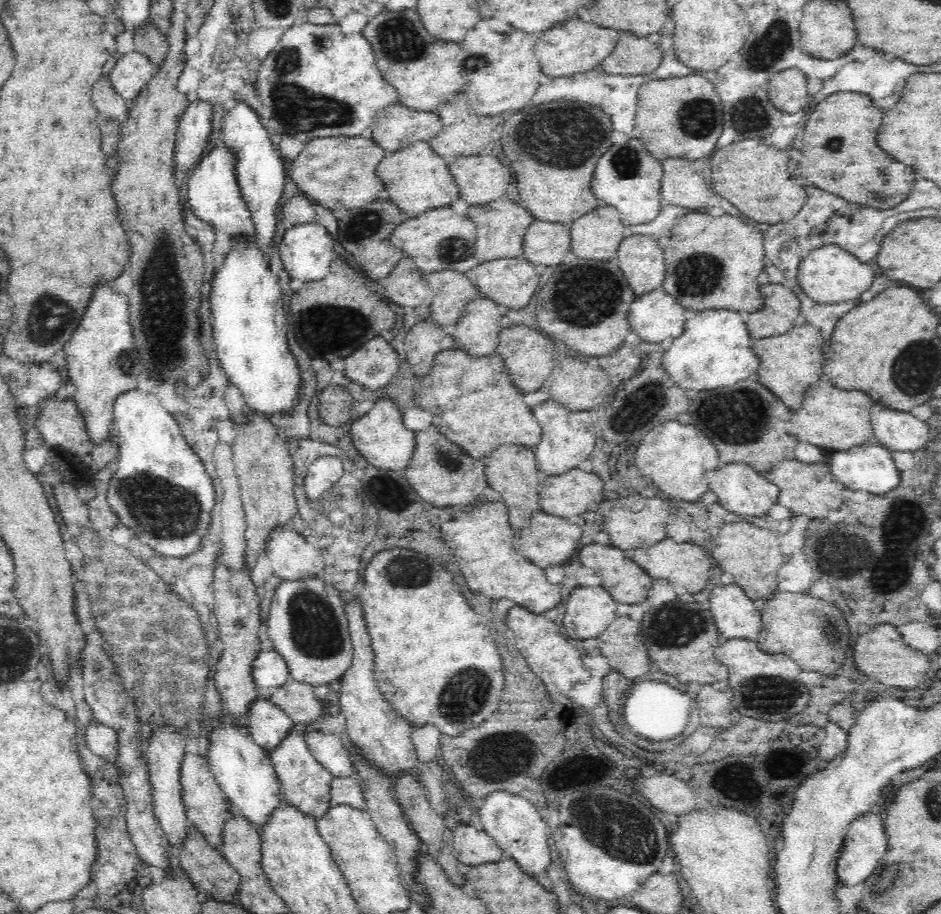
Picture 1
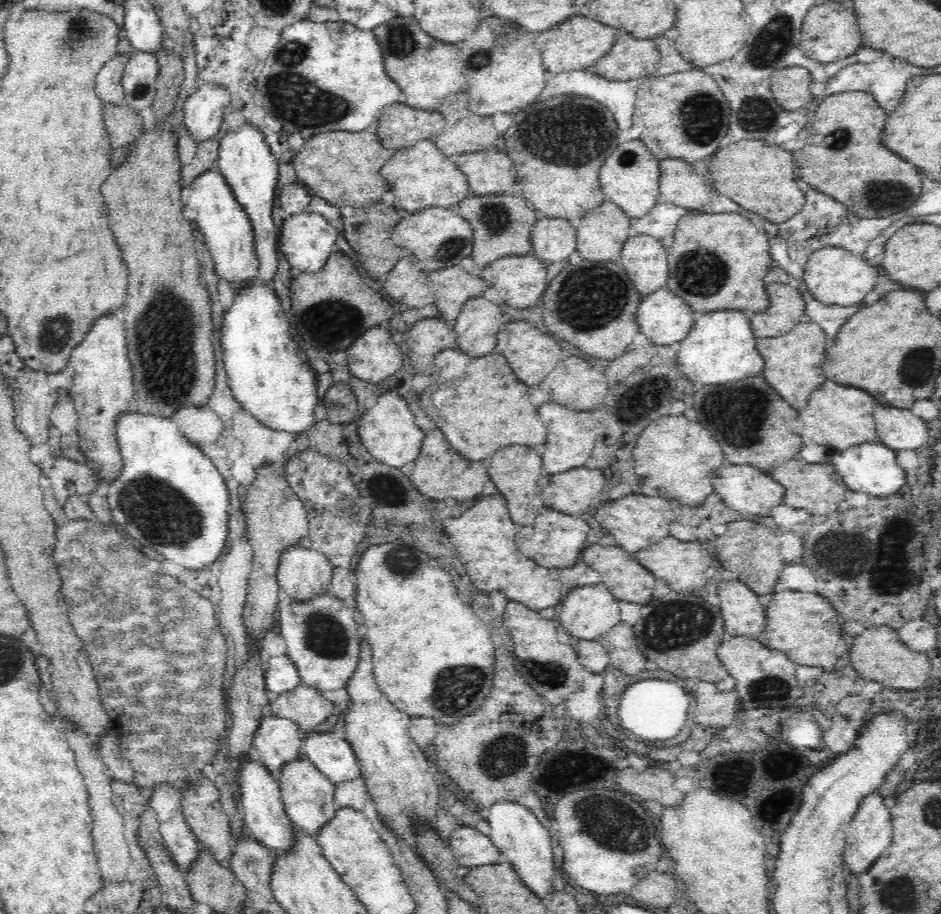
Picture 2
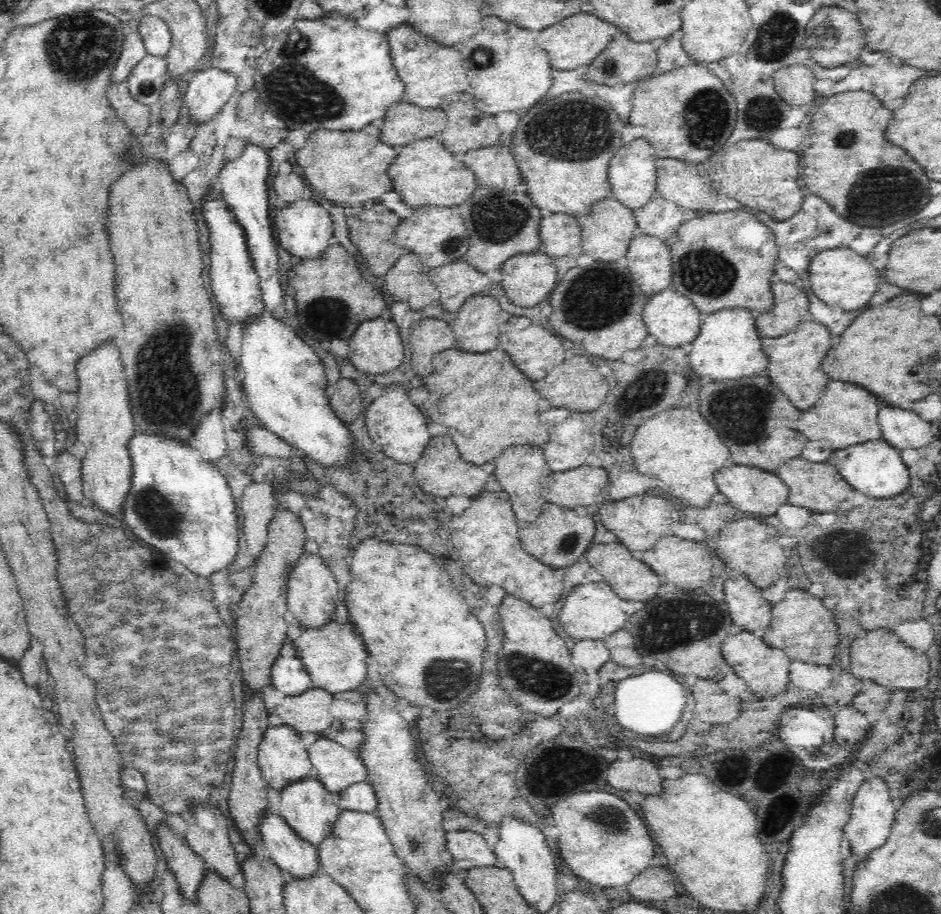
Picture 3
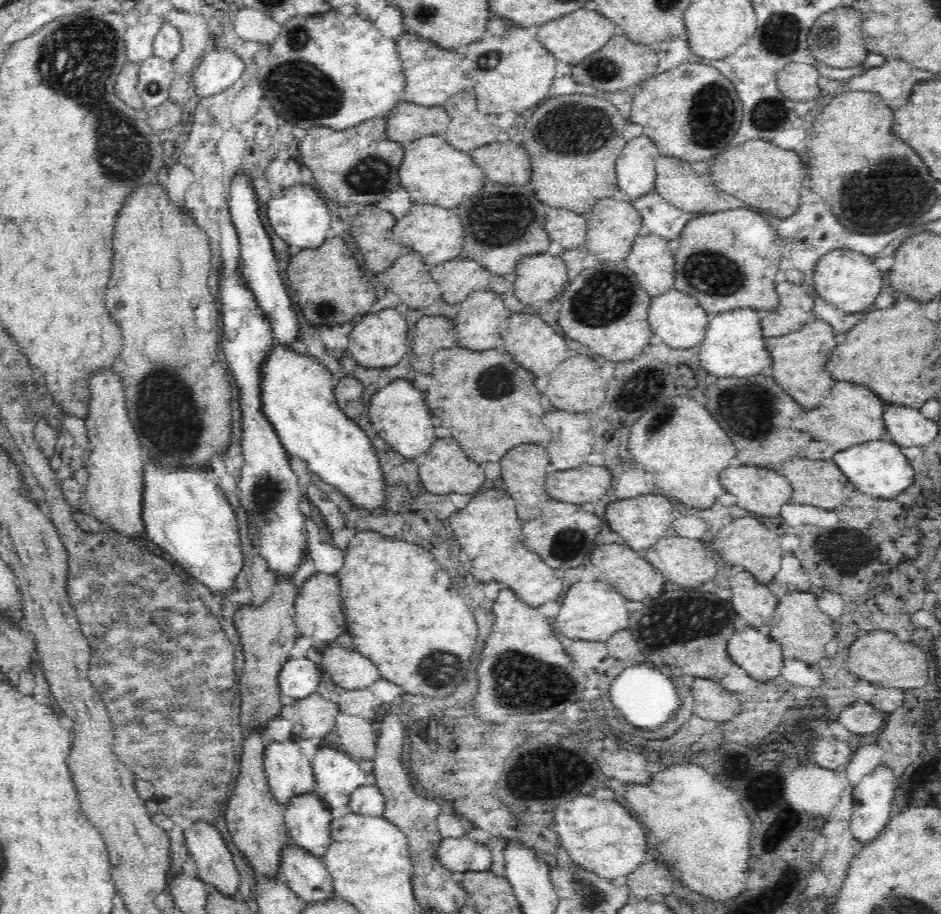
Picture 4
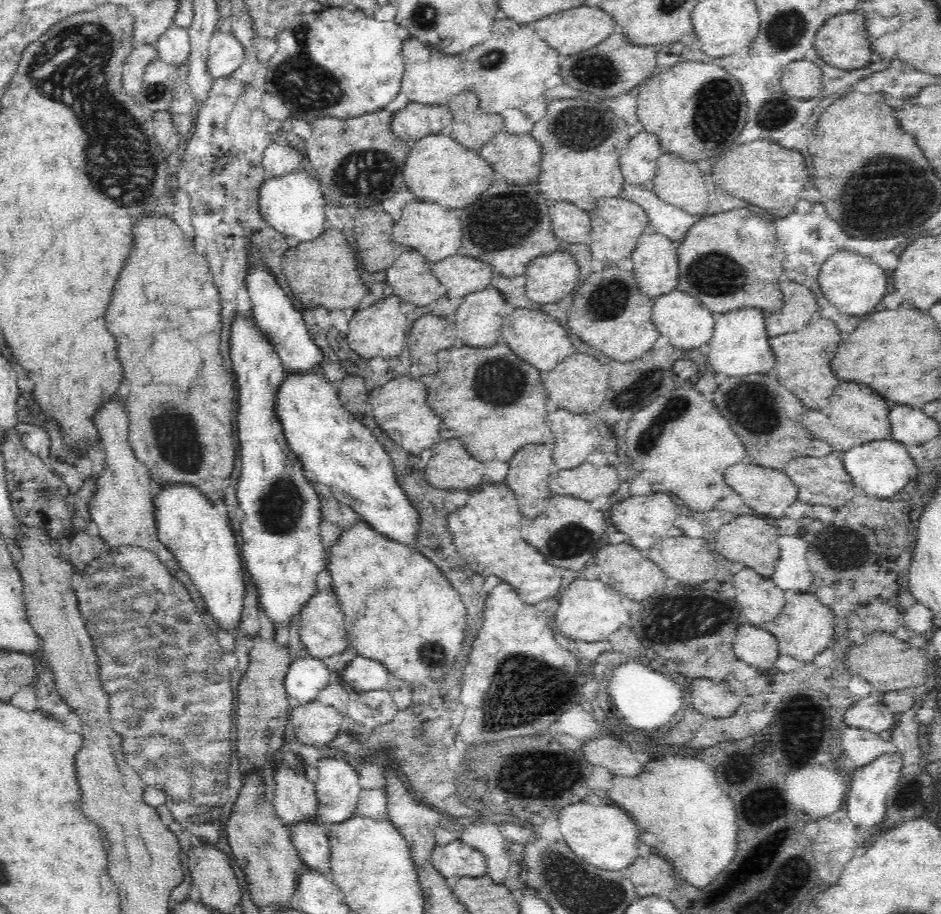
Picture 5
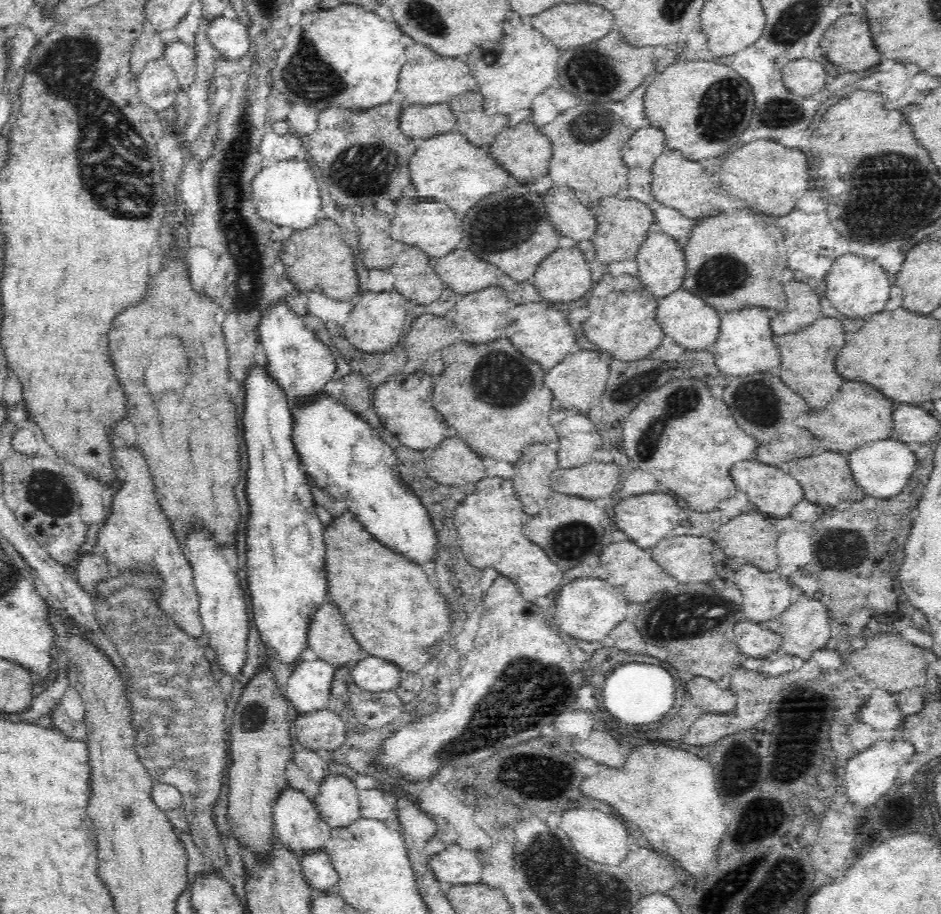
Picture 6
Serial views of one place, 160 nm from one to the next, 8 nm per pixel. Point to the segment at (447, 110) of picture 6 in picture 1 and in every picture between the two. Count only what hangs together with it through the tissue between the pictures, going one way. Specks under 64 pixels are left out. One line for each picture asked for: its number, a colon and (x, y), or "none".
1: (396, 127)
2: (399, 124)
3: (403, 123)
4: (407, 122)
5: (415, 121)

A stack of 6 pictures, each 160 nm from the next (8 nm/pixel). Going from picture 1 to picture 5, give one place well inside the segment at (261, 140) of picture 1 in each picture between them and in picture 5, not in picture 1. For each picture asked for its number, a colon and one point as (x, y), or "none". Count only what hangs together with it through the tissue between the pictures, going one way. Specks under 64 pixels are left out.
2: (250, 170)
3: (243, 181)
4: (259, 269)
5: (282, 325)

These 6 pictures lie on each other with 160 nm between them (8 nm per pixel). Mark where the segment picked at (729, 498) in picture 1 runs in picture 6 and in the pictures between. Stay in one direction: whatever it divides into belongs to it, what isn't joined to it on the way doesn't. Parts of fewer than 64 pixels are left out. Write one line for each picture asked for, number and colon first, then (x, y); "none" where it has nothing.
2: (744, 488)
3: (752, 490)
4: (759, 490)
5: (769, 492)
6: (774, 493)

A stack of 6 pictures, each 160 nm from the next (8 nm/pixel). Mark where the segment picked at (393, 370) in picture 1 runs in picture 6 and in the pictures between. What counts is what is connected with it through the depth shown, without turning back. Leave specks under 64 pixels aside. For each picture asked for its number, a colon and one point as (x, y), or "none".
2: (376, 355)
3: (376, 347)
4: (377, 340)
5: (380, 330)
6: (375, 324)

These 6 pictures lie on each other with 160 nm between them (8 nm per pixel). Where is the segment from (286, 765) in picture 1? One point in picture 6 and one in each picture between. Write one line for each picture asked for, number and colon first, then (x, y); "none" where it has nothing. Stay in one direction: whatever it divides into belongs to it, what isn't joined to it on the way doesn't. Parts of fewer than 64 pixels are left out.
2: (308, 797)
3: (306, 807)
4: (308, 821)
5: (312, 843)
6: (317, 869)

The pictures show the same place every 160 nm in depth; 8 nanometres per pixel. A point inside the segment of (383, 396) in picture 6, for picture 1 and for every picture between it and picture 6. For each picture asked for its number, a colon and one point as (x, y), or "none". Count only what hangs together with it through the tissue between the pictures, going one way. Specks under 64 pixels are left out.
1: (381, 436)
2: (389, 430)
3: (401, 427)
4: (399, 413)
5: (400, 407)

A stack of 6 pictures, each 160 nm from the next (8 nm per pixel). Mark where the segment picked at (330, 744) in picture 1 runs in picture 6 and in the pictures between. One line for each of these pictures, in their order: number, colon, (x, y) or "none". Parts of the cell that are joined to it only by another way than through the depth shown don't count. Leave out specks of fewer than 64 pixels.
2: (335, 758)
3: (337, 768)
4: (337, 776)
5: (337, 788)
6: (337, 802)

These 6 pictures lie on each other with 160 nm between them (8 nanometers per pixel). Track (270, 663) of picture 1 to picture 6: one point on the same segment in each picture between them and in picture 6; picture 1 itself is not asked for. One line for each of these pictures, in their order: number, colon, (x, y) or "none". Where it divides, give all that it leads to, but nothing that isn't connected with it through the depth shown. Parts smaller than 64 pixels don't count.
2: (282, 675)
3: (289, 675)
4: (299, 678)
5: (306, 677)
6: (309, 687)

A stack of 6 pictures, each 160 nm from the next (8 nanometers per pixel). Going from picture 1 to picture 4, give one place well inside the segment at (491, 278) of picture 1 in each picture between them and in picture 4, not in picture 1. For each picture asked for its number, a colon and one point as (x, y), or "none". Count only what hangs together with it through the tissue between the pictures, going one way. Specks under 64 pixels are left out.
2: (521, 280)
3: (529, 279)
4: (539, 279)

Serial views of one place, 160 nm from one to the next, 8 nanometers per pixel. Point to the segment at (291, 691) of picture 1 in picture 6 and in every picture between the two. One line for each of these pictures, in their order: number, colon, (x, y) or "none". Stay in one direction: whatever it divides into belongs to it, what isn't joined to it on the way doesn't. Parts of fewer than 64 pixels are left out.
2: (306, 706)
3: (310, 711)
4: (314, 717)
5: (314, 723)
6: (326, 730)

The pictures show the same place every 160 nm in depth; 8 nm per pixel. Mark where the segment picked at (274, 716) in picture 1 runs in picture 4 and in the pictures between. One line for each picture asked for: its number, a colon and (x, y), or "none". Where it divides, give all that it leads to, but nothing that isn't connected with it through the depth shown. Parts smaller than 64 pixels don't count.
2: (276, 745)
3: (283, 759)
4: (289, 773)

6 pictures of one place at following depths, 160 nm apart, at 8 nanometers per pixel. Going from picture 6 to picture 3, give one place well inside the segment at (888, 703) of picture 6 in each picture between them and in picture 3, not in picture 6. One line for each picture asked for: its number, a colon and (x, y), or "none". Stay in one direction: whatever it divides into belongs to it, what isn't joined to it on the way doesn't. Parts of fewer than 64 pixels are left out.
3: (852, 728)
4: (860, 717)
5: (870, 712)

